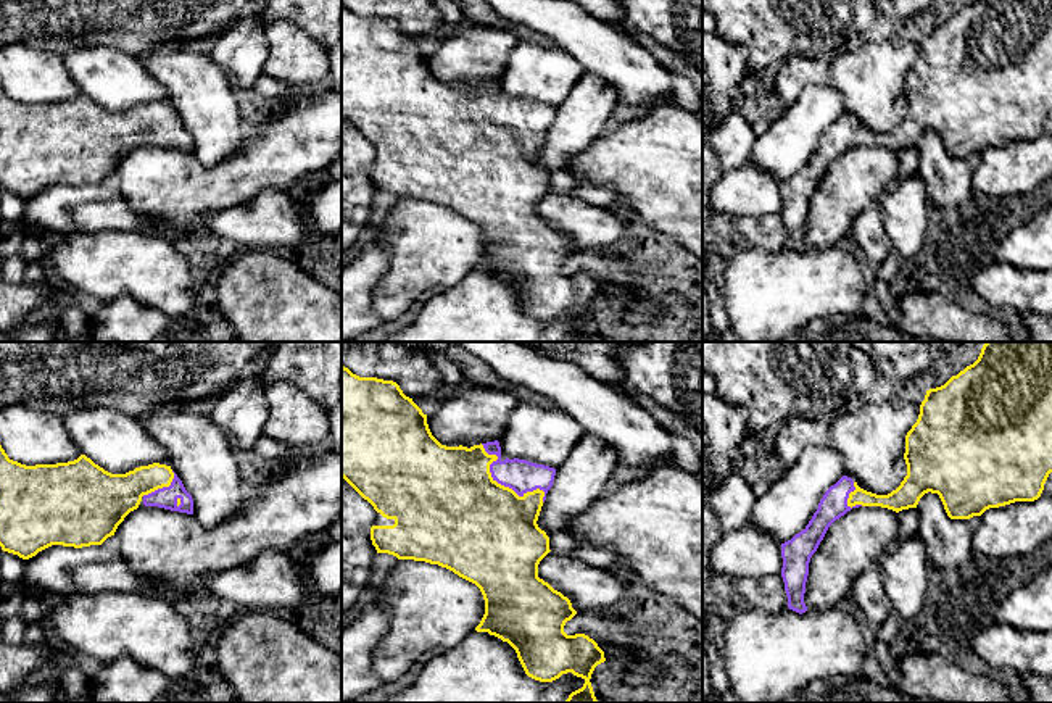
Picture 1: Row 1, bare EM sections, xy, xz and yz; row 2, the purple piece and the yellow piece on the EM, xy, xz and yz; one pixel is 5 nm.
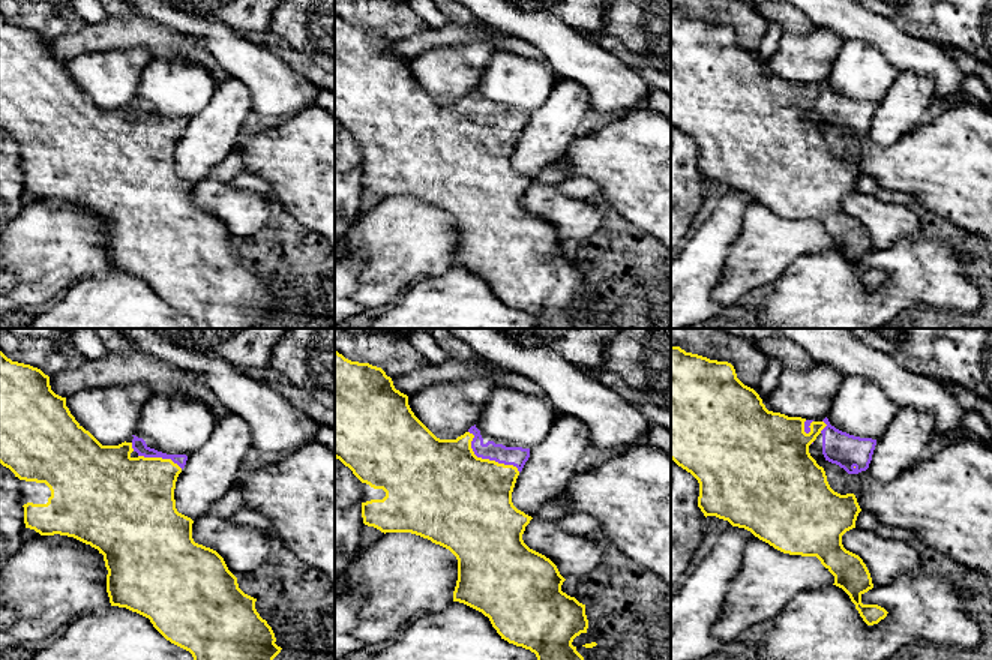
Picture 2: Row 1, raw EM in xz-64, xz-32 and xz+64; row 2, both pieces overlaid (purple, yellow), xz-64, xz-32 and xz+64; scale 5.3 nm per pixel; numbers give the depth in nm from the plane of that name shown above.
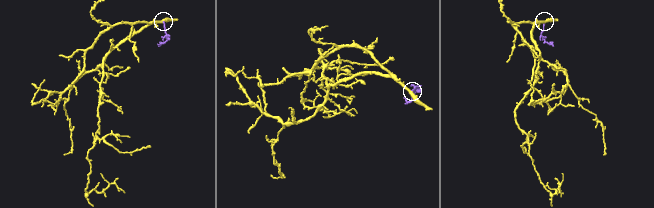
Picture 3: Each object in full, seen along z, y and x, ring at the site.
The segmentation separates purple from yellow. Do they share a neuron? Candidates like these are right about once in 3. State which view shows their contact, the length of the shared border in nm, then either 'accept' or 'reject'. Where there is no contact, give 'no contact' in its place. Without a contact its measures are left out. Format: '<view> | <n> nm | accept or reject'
xz | 420 nm | accept

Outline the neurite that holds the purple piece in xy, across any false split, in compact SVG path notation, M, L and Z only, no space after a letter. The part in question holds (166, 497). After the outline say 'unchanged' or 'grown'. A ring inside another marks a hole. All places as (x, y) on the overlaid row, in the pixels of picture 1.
M0 445L0 547L23 559L52 545L101 545L140 503L193 514L193 498L171 466L153 463L111 474L85 455L68 463L26 466L10 460Z; grown

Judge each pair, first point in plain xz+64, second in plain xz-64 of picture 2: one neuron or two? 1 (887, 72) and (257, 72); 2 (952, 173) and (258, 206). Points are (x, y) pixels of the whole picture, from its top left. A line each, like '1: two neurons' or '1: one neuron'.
1: two neurons
2: two neurons

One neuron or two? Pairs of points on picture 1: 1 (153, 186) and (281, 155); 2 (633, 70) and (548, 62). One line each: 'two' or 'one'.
1: one
2: two

